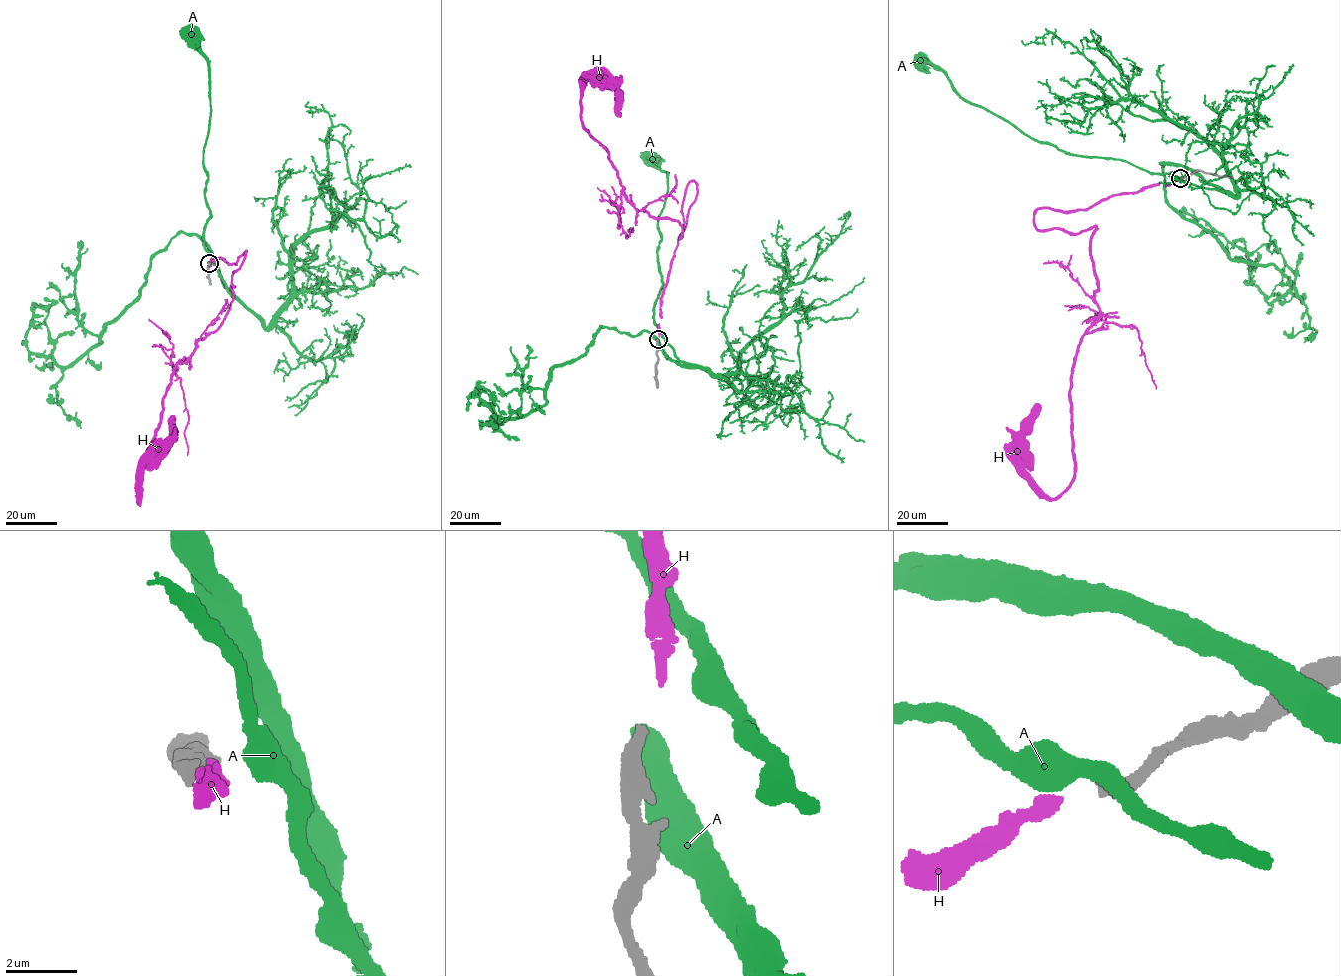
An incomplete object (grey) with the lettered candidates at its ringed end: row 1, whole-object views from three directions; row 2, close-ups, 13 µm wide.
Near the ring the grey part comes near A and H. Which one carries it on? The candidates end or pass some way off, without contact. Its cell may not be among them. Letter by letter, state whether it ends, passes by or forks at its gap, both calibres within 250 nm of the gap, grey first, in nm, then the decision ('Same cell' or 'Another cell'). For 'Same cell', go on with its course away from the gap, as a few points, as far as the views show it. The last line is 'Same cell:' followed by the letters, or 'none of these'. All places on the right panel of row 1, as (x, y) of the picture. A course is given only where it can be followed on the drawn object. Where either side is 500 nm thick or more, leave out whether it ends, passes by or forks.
A: Thickness 360 nm (grey) against 700 nm. Another cell
H: It ends there. Thickness 360 nm (grey) against 320 nm. Same cell. Its course: (1177, 179), (1036, 211), (1038, 229), (1095, 227), (1099, 314), (1070, 379), (1073, 482), (1049, 498), (1021, 446)
Same cell: H

